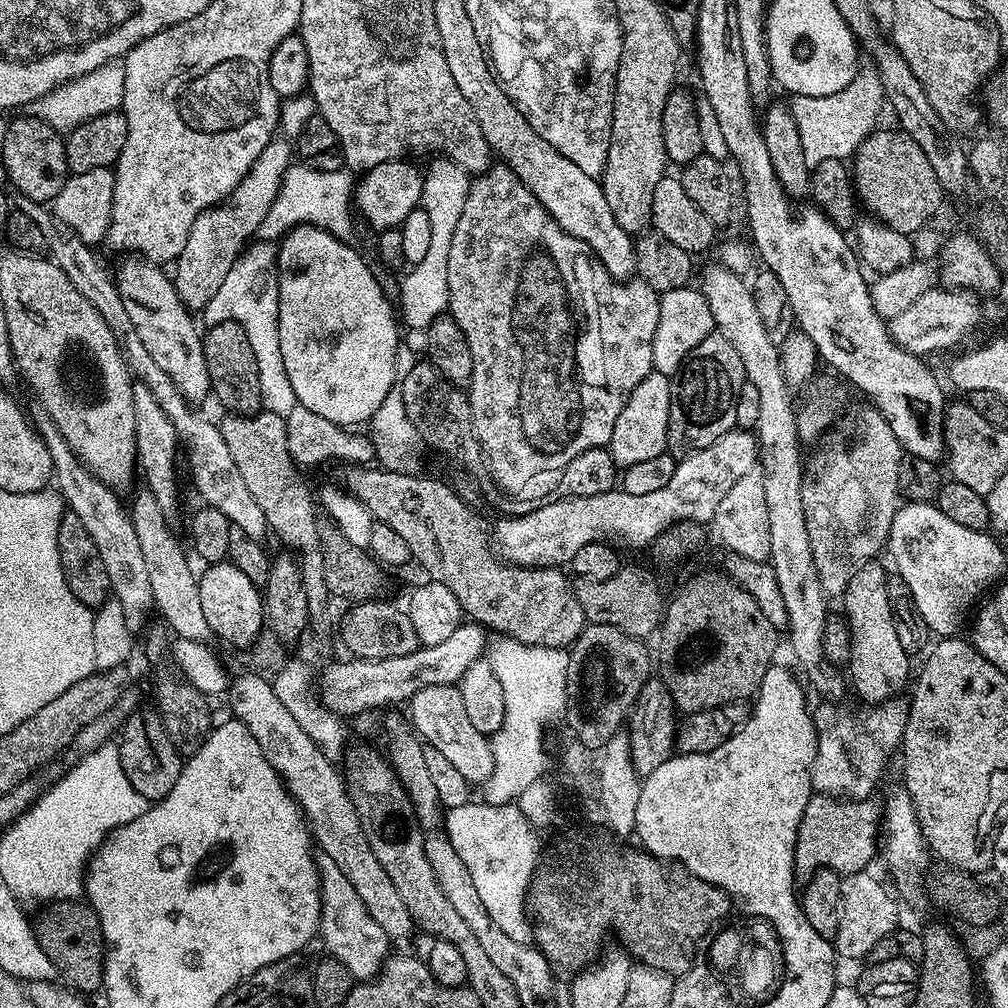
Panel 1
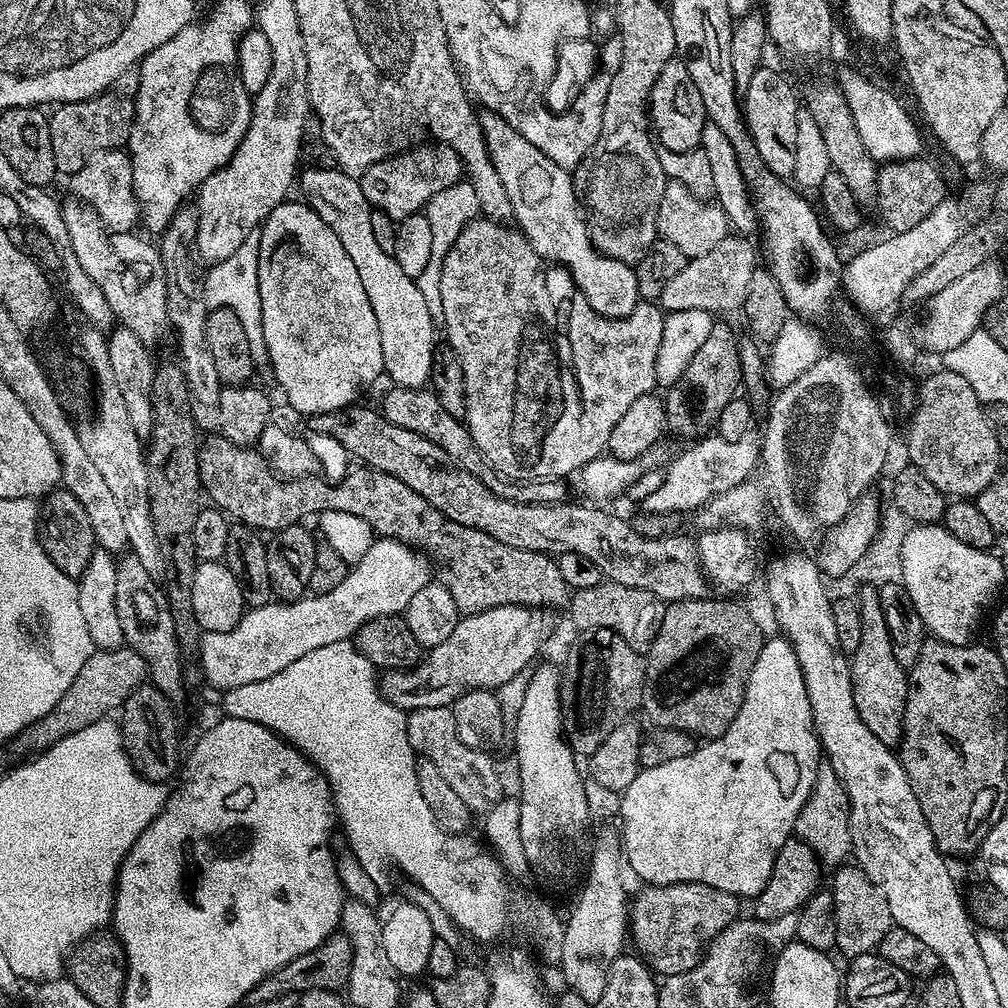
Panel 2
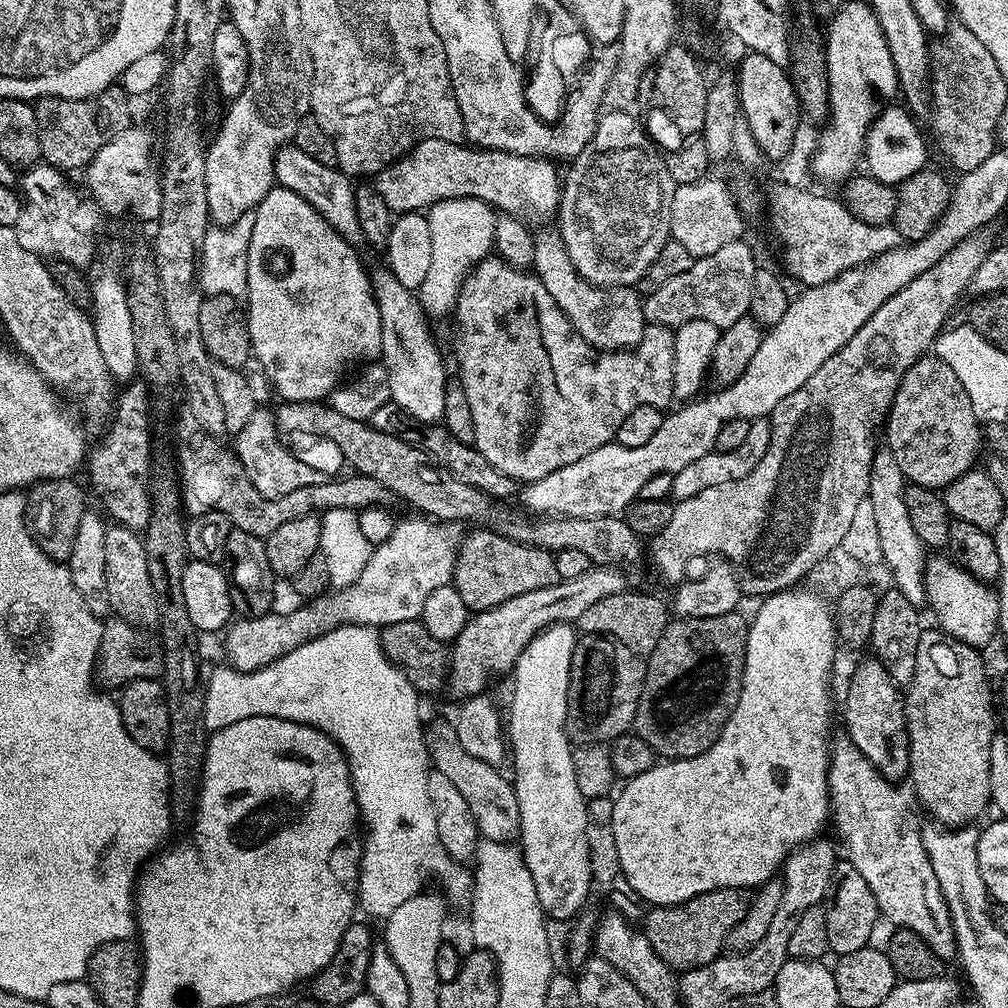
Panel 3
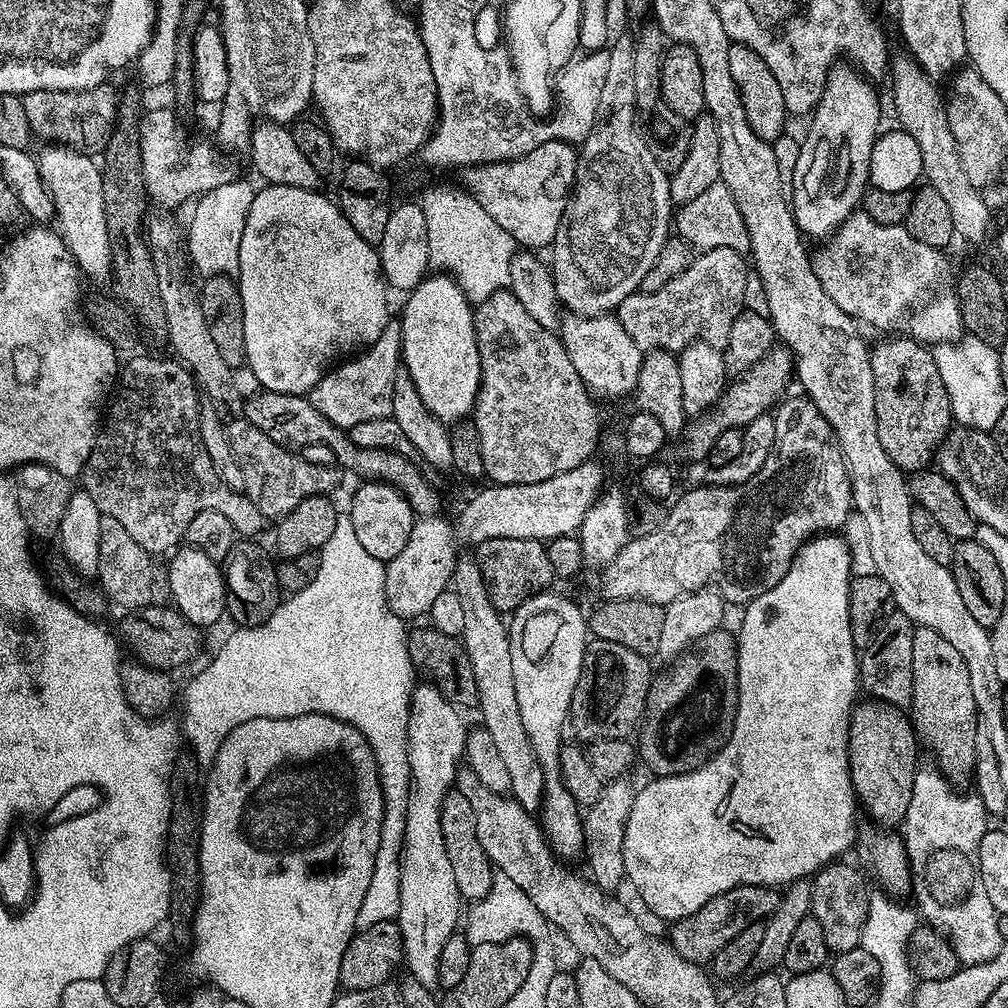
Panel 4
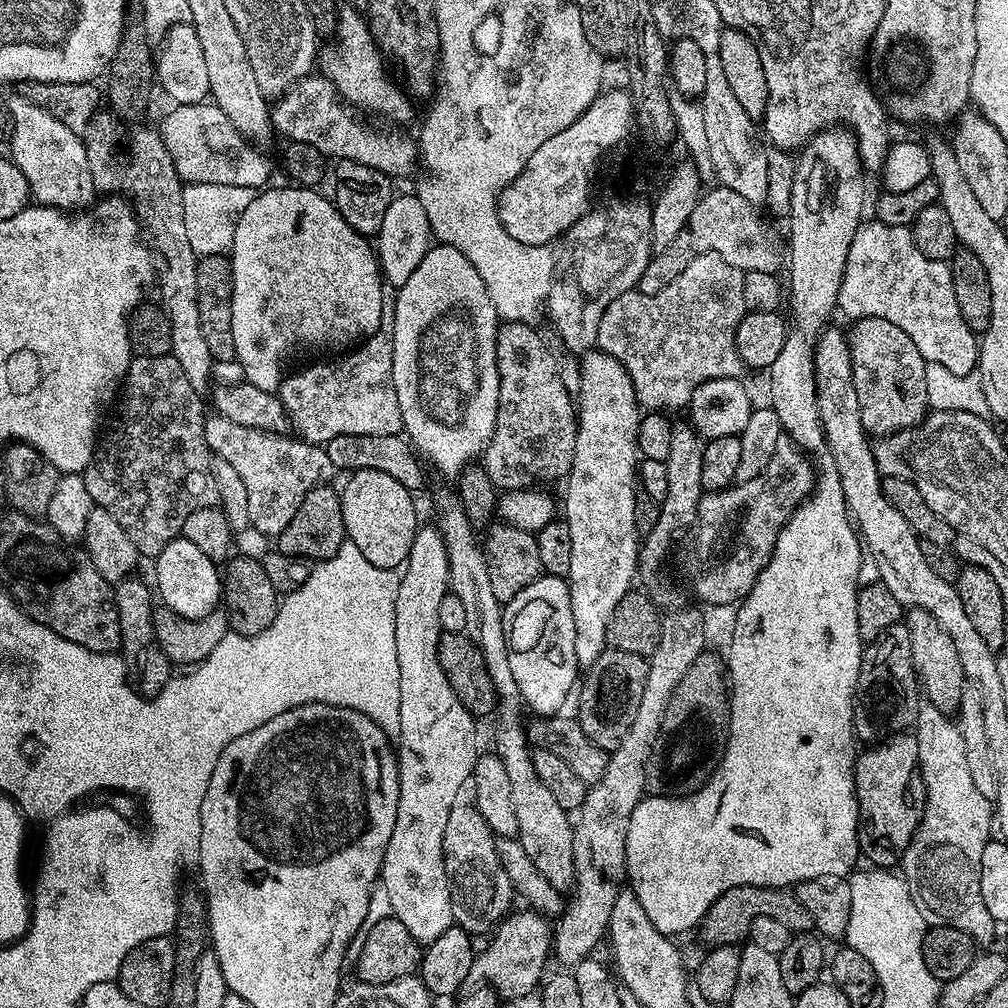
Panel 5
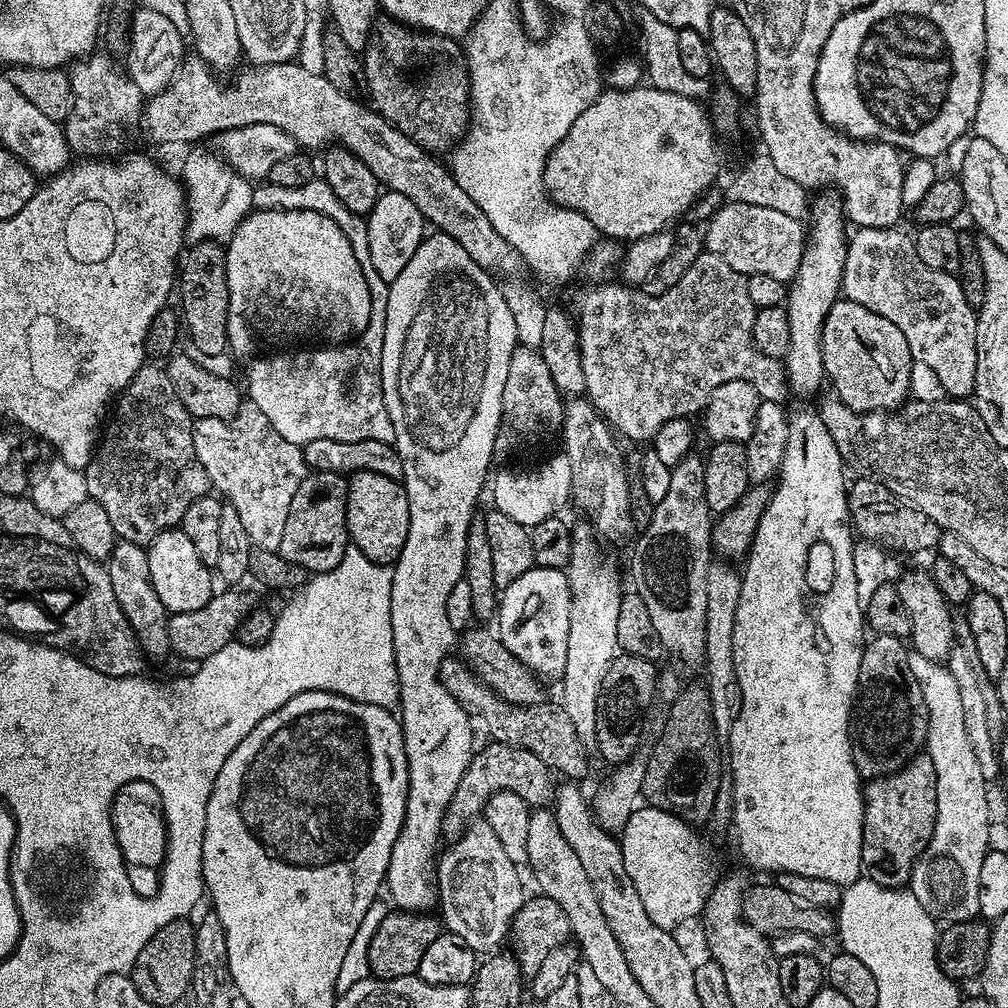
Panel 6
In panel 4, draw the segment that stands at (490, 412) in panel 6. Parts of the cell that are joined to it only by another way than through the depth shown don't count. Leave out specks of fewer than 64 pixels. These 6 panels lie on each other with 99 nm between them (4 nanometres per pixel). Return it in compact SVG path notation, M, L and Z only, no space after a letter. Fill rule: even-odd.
M429 274L419 286L407 293L405 300L408 301L404 304L404 313L398 317L403 371L412 379L422 402L433 416L445 422L460 422L471 417L480 392L482 362L476 337L476 313L468 296L451 275ZM431 682L417 683L412 689L412 701L408 707L408 757L410 758L410 774L412 784L408 787L408 805L406 806L406 822L404 823L404 846L400 849L400 914L398 923L404 947L403 963L408 964L411 979L422 982L422 986L435 989L438 978L438 954L442 954L442 946L446 938L457 931L462 920L462 897L458 890L458 882L454 882L454 869L450 866L450 858L446 858L446 842L442 842L442 818L440 807L442 798L453 791L456 773L462 767L464 747L469 729L464 728L464 720L460 717L461 709L452 704L438 691Z

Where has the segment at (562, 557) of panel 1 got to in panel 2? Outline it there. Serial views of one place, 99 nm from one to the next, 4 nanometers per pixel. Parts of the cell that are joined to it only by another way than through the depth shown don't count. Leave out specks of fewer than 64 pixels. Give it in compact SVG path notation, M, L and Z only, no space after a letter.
M709 434L689 443L692 445L672 465L667 465L662 486L656 493L650 494L650 498L644 500L643 511L695 513L718 494L738 486L757 471L761 443L761 437L756 434L749 434L737 440L727 440L718 434Z

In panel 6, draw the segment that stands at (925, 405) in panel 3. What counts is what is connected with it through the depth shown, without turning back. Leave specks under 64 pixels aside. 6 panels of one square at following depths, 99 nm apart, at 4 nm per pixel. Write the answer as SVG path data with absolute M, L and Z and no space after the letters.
M841 298L834 302L834 306L830 306L830 310L826 314L826 322L822 326L822 362L824 363L825 377L830 381L832 380L832 388L834 391L835 399L841 400L850 410L855 412L882 412L885 410L895 410L909 399L912 391L912 365L914 363L911 356L910 347L906 344L906 337L890 322L887 318L882 318L881 314L876 314L872 310L868 310L865 306L859 305L858 302L850 301Z

